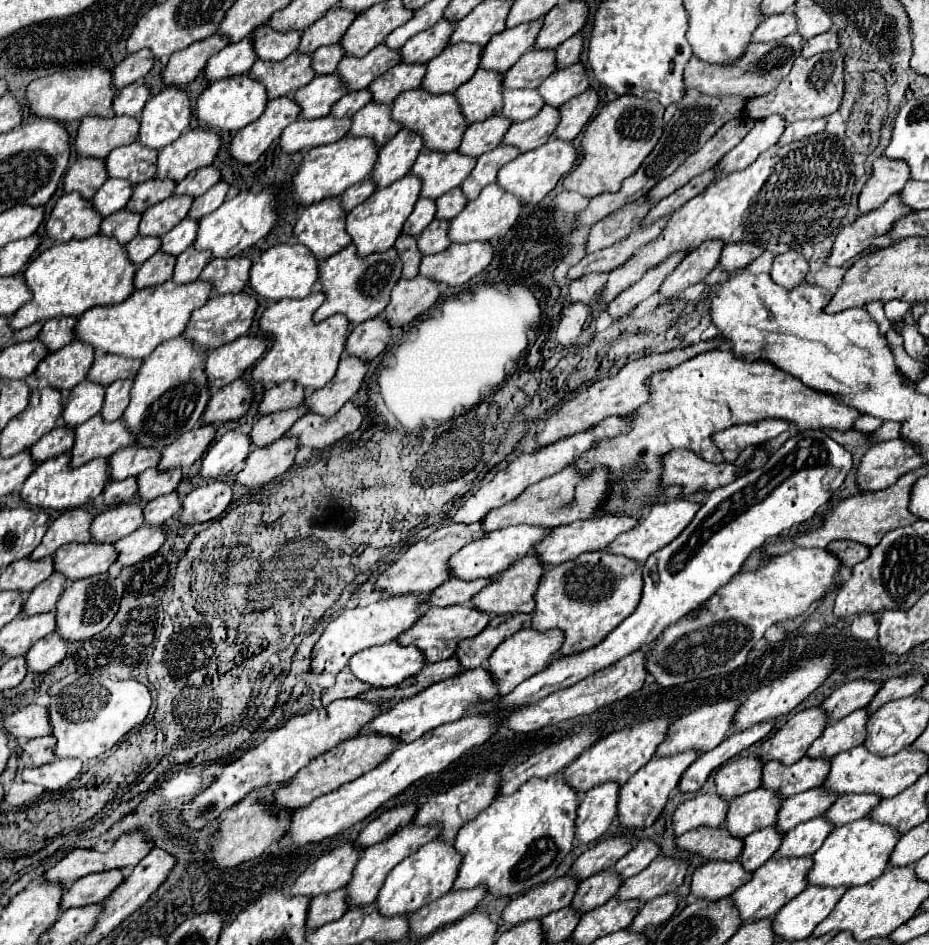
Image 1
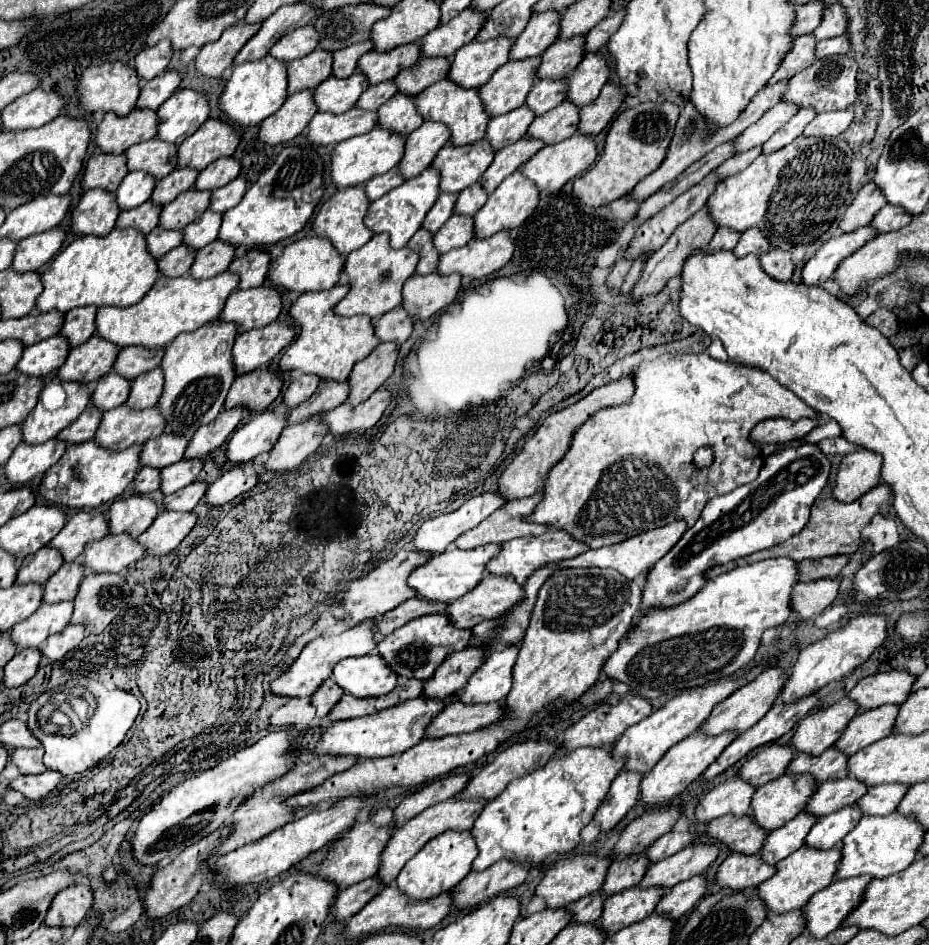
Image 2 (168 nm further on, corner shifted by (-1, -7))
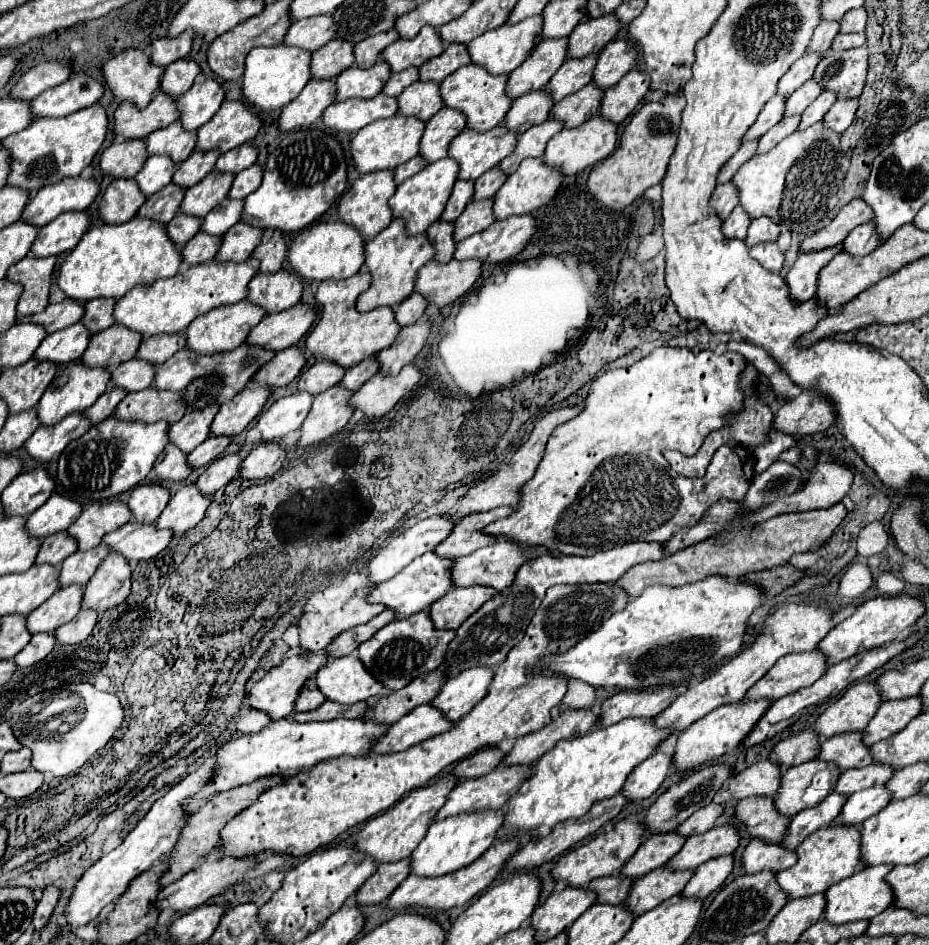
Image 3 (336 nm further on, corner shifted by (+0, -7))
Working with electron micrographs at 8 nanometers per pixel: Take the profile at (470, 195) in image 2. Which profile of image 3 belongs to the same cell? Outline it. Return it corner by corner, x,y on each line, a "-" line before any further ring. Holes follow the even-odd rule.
497,166
487,170
481,178
475,180
475,192
473,192
473,200
485,200
495,196
495,192
503,186
503,182
507,180
507,174
503,174

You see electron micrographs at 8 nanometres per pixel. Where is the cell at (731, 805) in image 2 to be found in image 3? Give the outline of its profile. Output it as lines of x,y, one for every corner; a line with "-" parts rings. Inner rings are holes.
757,762
749,768
745,768
743,772
735,774
729,782
729,792
733,796
733,800
743,800
743,798
751,798
751,796
769,796
773,798
777,788
779,788
779,774
781,768
771,762

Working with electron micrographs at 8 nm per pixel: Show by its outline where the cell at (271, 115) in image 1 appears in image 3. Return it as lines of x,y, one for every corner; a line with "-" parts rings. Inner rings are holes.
333,80
309,82
301,90
301,94
281,110
281,116
277,122
279,132
309,128
323,114
323,110
329,104
333,104
333,98
335,98
335,82

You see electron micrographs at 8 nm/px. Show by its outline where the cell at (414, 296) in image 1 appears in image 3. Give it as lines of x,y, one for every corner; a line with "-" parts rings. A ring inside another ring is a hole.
435,260
427,262
415,280
415,292
423,294
429,304
443,308
451,304
455,298
463,296
479,278
481,262
479,260
463,260
463,262
447,262
439,264

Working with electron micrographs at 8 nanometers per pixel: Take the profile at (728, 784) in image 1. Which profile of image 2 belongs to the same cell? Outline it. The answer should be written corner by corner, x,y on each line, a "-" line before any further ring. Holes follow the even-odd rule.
772,744
764,750
760,750
754,758
750,758
742,770
740,776
748,782
752,782
754,786
762,786
778,776
782,776
788,768
788,764
794,760
796,750
788,744
788,746
780,746
780,744

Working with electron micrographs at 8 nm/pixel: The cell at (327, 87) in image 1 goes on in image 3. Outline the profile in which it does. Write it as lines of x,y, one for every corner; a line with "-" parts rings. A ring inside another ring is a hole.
375,62
371,68
351,66
343,70
337,78
337,96
335,102
343,102
349,98
373,98
381,92
383,84
389,80
391,72
385,62

